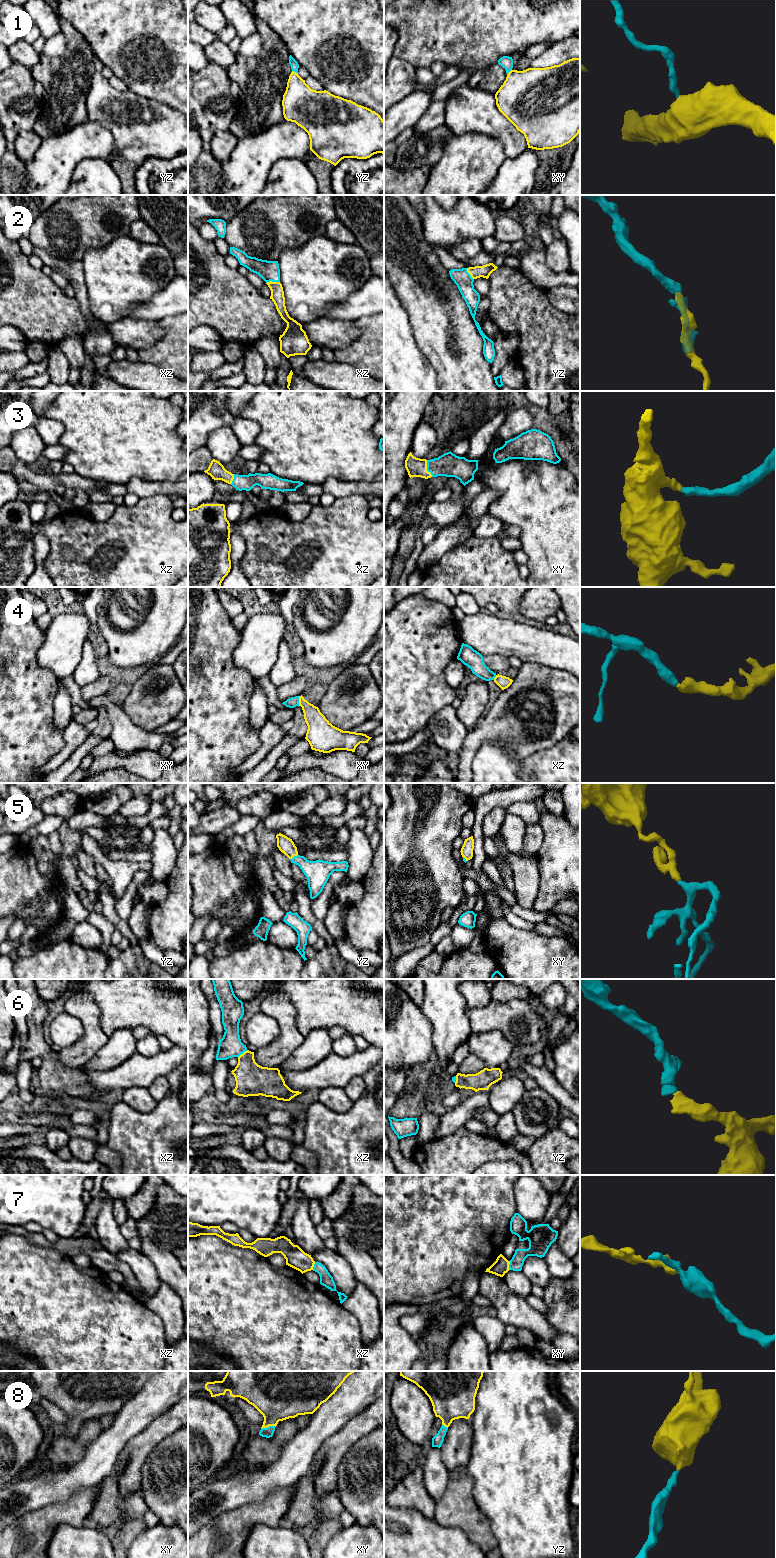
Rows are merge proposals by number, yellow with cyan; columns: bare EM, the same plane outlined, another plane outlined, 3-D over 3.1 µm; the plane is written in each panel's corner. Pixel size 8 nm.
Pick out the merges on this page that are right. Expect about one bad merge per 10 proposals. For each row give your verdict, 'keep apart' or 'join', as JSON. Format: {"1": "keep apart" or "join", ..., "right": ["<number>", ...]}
{"1": "join", "2": "join", "3": "join", "4": "join", "5": "join", "6": "join", "7": "join", "8": "join", "right": ["1", "2", "3", "4", "5", "6", "7", "8"]}

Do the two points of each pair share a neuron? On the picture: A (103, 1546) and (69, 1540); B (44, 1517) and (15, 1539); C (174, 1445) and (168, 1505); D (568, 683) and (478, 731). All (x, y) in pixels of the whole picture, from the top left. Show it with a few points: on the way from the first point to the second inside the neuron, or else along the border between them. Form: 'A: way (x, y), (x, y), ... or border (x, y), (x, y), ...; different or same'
A: way (95, 1546), (77, 1546); same
B: way (37, 1524), (22, 1539); same
C: way (174, 1460), (174, 1490); same
D: way (544, 683), (521, 686), (508, 696), (502, 708); same

